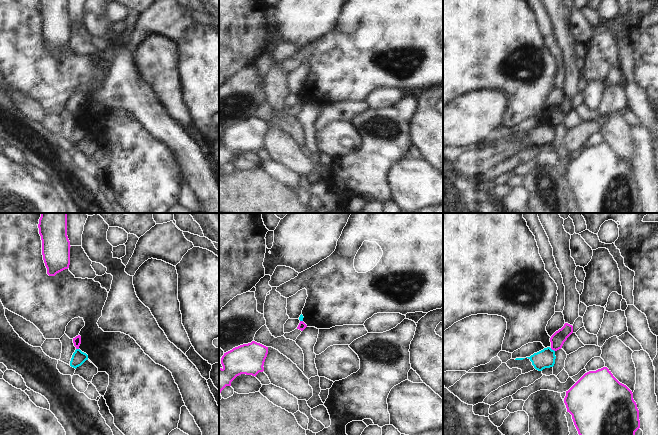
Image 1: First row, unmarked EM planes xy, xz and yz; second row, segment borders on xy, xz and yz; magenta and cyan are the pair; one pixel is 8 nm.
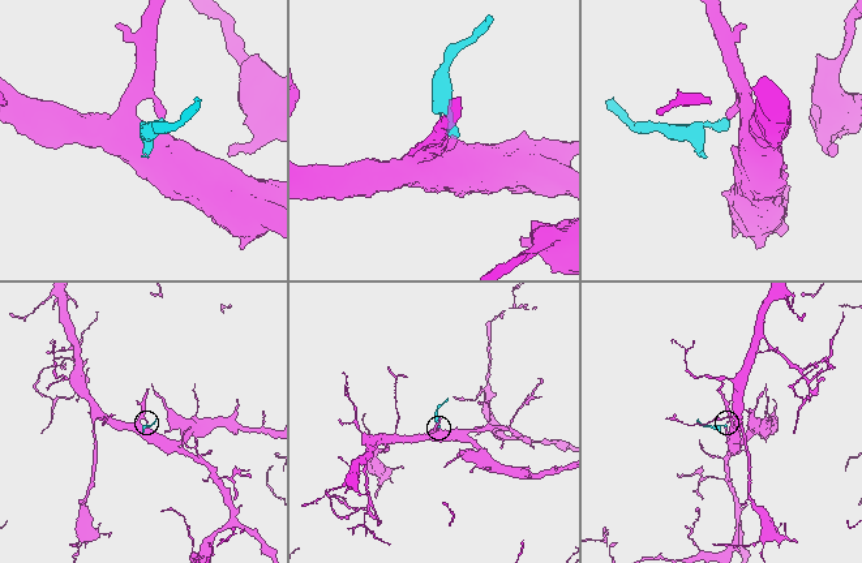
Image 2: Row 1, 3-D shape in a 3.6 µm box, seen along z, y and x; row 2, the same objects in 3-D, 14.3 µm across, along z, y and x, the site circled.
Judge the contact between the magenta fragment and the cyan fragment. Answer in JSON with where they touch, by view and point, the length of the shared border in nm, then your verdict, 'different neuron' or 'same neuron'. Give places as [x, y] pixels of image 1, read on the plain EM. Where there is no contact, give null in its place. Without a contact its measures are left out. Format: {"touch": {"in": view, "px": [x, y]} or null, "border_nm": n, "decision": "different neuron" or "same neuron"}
{"touch": {"in": "yz", "px": [552, 125]}, "border_nm": 50, "decision": "different neuron"}

